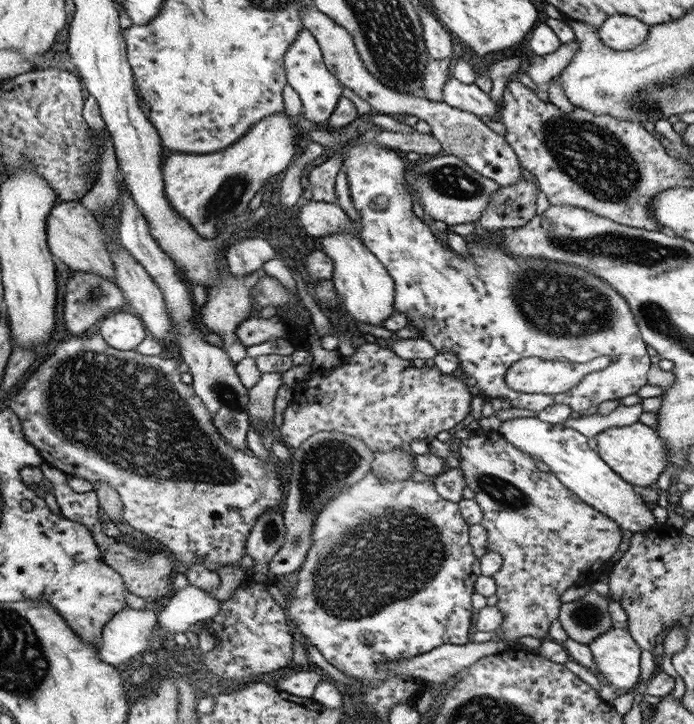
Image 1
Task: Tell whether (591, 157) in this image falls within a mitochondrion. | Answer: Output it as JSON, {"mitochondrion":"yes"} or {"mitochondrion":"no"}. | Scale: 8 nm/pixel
{"mitochondrion":"yes"}

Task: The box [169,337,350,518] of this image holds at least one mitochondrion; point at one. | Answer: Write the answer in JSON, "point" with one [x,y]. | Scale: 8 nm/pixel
{"point":[224,392]}

